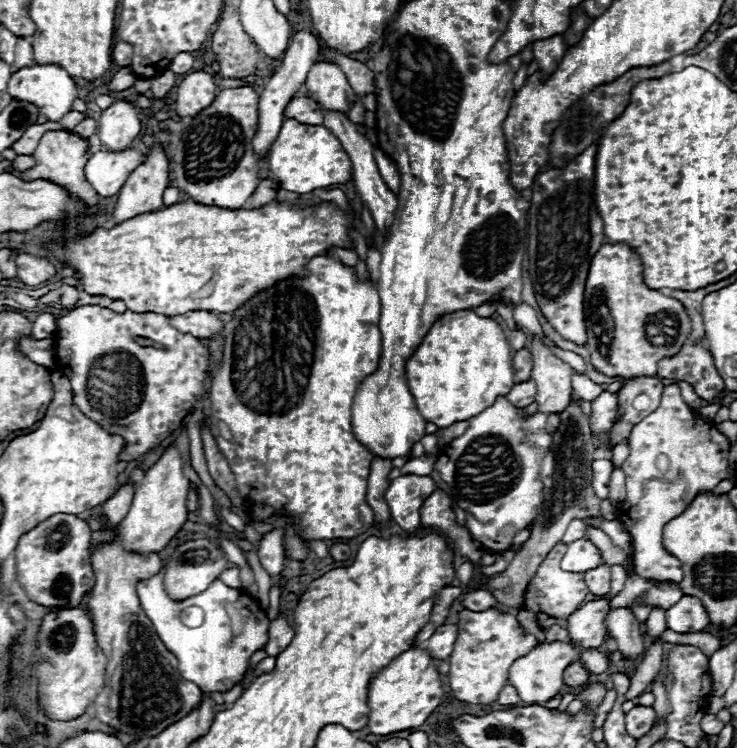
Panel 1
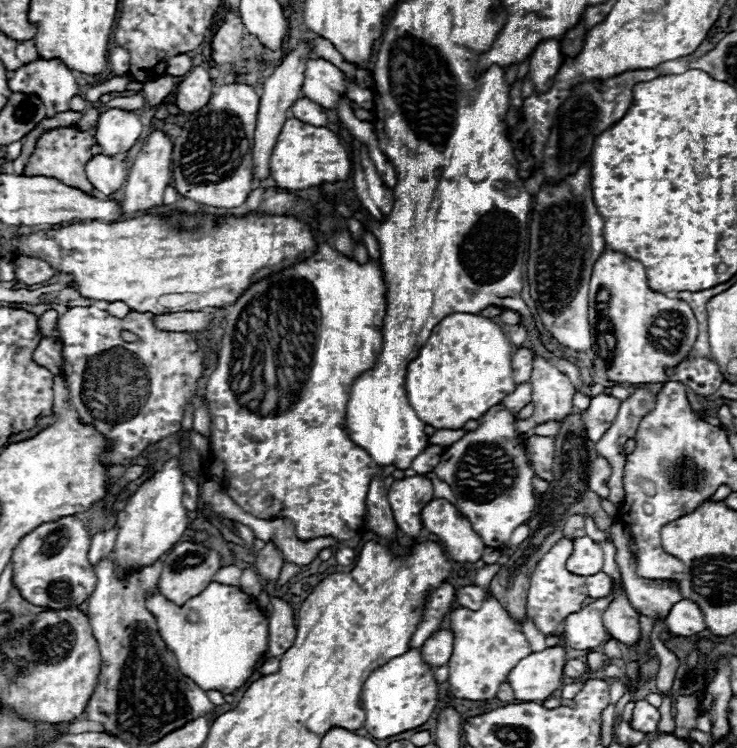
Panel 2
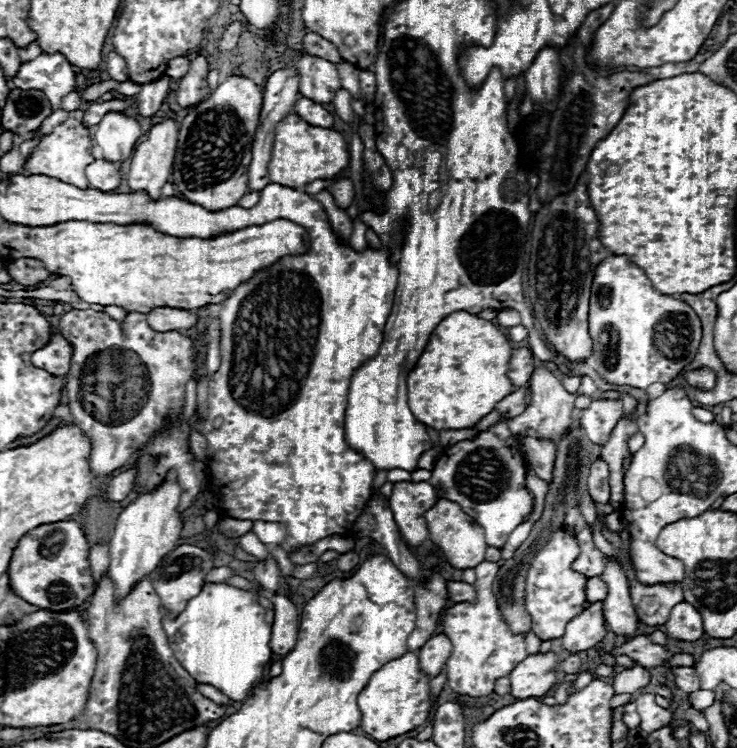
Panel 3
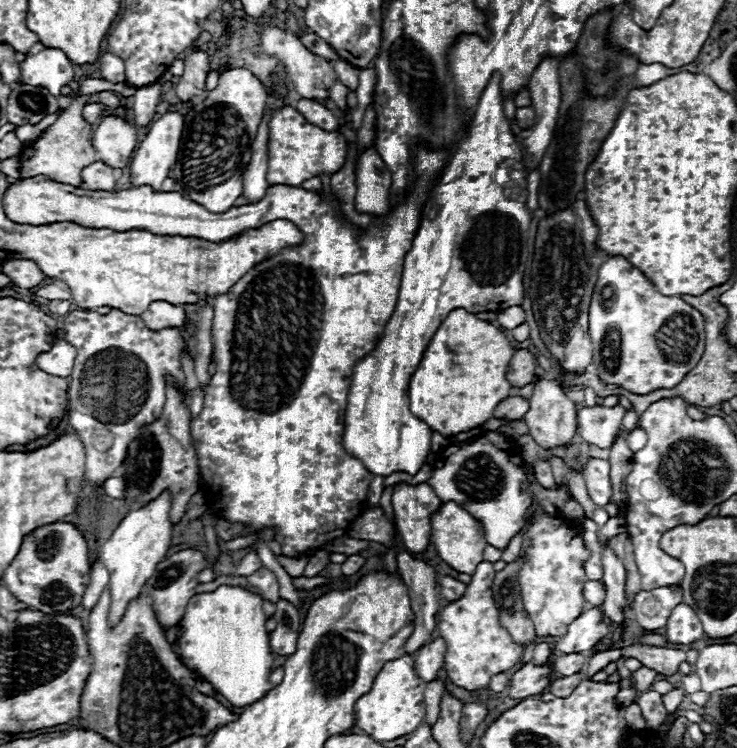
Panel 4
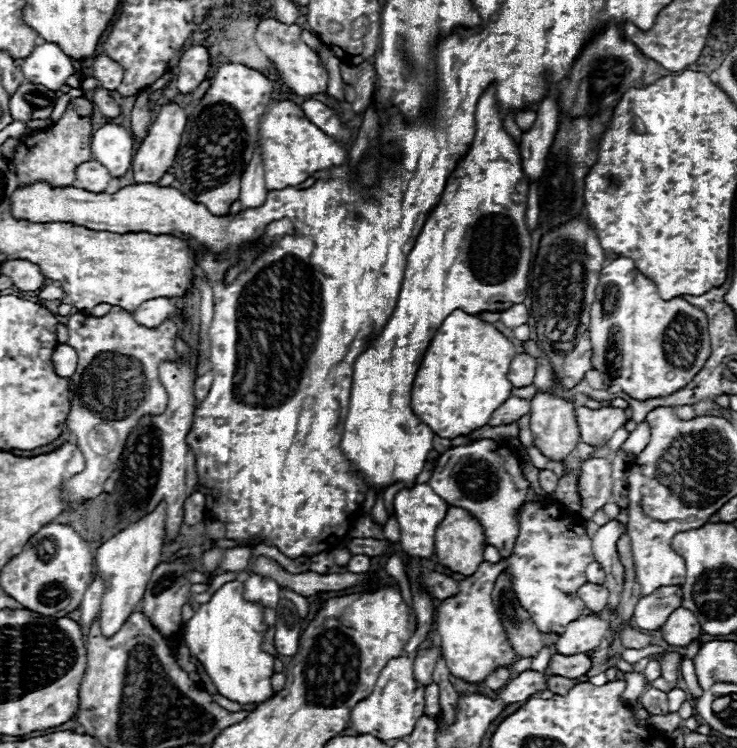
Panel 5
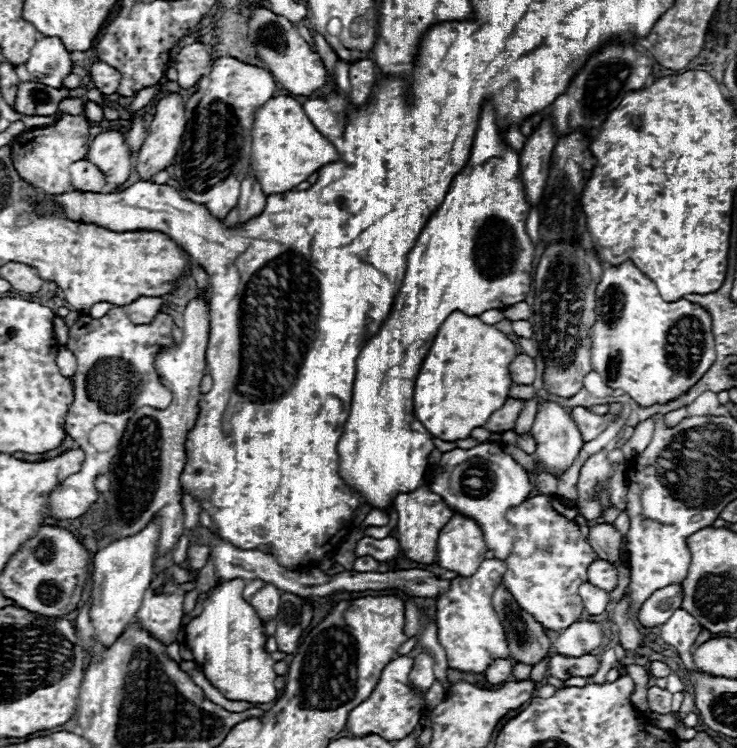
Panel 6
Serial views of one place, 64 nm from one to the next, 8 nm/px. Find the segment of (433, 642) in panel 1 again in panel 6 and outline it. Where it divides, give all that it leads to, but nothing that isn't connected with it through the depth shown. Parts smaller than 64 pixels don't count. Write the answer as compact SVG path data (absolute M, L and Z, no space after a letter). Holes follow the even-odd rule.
M420 654L420 656L414 658L414 666L412 666L412 672L410 672L410 684L422 694L426 694L430 690L432 682L434 682L432 664L434 664L434 660L428 654Z

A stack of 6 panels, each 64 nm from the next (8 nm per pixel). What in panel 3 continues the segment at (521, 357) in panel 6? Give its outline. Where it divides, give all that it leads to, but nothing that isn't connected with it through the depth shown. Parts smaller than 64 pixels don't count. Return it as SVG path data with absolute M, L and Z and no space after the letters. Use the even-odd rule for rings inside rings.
M518 348L512 352L512 358L510 358L510 370L508 370L508 376L510 376L510 382L520 388L520 386L526 386L534 374L534 354L530 348Z

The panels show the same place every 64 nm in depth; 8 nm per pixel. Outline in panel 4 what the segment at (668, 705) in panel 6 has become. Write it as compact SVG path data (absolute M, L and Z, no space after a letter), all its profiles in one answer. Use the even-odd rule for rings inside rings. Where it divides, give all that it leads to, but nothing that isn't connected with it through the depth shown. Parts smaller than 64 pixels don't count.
M648 690L648 692L640 694L636 704L642 708L648 730L656 730L668 716L668 710L664 708L664 702L662 702L662 694L656 690Z

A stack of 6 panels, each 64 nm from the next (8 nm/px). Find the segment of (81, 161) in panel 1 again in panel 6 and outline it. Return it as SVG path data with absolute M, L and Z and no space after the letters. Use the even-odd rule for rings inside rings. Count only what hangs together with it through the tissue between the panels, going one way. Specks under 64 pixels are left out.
M62 116L48 128L32 128L12 140L12 162L18 174L30 184L42 188L48 194L68 192L70 174L68 166L76 160L84 160L90 150L90 122L84 116Z

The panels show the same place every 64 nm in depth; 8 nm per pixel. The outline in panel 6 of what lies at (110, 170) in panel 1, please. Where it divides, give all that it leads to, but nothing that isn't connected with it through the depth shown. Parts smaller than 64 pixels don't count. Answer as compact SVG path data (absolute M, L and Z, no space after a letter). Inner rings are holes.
M78 160L70 164L70 184L72 188L82 188L82 192L102 192L104 174L90 162Z

